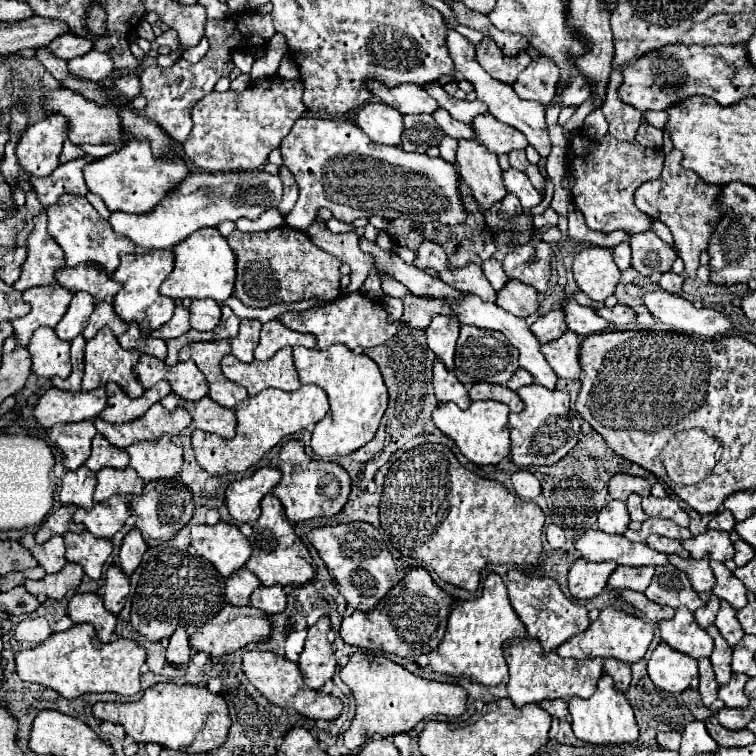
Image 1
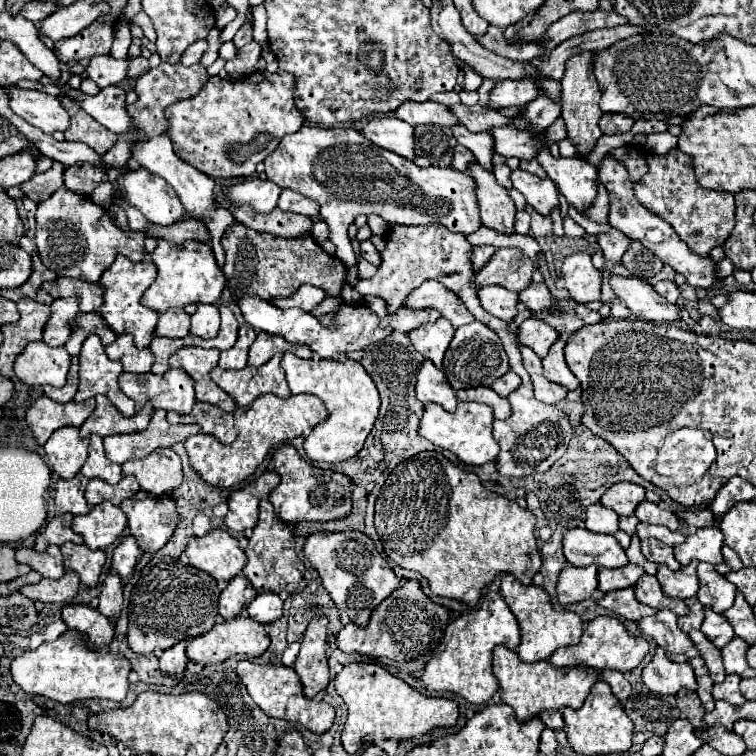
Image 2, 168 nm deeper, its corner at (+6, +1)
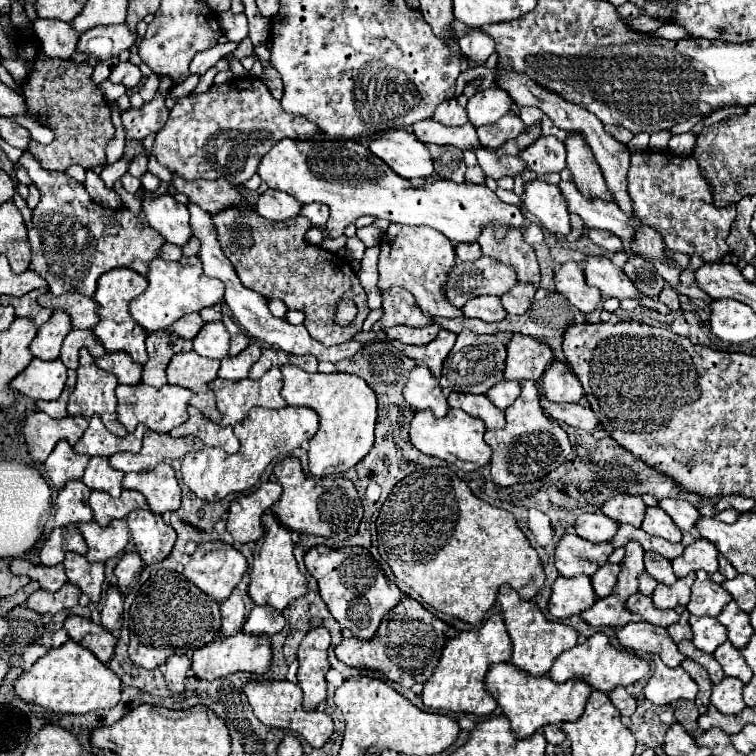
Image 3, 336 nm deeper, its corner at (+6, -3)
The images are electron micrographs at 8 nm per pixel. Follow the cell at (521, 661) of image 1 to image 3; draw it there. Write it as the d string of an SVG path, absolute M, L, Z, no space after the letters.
M494 663L486 673L486 689L494 695L504 715L512 723L512 733L518 739L526 739L532 733L540 731L548 723L576 721L592 693L592 687L582 679L568 679L564 683L554 683L548 675L526 675L526 671L514 667L512 663Z

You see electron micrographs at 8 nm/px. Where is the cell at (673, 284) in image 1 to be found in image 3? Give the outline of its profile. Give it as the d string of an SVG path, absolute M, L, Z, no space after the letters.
M664 287L662 289L662 293L658 295L658 301L660 303L664 303L664 305L668 305L672 311L678 311L680 309L680 301L678 301L678 293L672 289L672 287Z

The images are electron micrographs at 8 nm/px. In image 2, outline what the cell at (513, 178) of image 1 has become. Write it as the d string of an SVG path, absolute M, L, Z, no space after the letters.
M516 169L512 171L512 183L514 189L518 189L524 195L526 203L530 203L540 215L550 215L552 209L560 207L558 191L552 179L540 179L538 175Z

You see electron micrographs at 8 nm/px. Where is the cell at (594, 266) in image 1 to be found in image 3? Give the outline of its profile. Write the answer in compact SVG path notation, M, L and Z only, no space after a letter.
M566 261L554 275L556 291L562 293L582 313L592 313L600 303L600 291L586 283L580 263Z

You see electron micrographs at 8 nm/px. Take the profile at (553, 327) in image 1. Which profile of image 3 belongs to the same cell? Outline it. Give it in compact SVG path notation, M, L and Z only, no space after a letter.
M514 335L508 343L504 379L536 381L542 377L552 357L554 357L554 351L546 341L530 339L530 335Z

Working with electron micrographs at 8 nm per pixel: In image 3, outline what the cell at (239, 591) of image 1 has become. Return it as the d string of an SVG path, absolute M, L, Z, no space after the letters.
M234 589L228 599L220 603L220 613L222 613L222 635L234 635L242 629L244 621L248 619L254 603L248 595L248 591Z

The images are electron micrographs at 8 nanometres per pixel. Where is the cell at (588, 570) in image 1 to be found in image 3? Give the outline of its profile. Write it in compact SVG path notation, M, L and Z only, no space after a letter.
M588 575L558 577L552 585L552 597L548 609L554 617L566 619L586 611L588 607L592 607L594 601L596 601L596 593L592 589Z

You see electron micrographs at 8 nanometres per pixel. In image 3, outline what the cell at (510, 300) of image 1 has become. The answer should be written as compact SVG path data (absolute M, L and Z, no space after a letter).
M474 297L462 307L466 317L478 317L486 323L502 321L506 317L506 309L500 303L500 297Z

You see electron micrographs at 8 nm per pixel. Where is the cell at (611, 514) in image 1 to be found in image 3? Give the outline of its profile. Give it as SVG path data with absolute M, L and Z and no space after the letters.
M584 513L576 519L574 531L576 535L580 535L590 543L602 543L602 541L610 541L616 535L618 523L614 523L610 517L602 513Z

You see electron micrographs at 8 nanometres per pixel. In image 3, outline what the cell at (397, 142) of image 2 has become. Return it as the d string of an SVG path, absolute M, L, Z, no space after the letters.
M408 129L380 133L376 139L370 141L370 151L386 161L394 169L394 173L406 179L428 177L434 171L428 149Z

